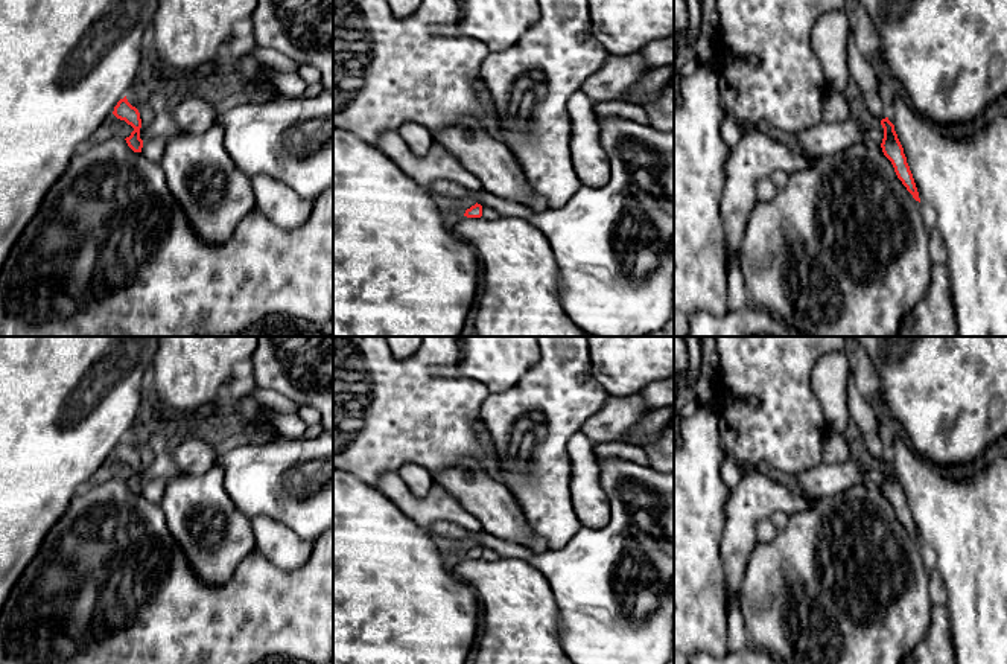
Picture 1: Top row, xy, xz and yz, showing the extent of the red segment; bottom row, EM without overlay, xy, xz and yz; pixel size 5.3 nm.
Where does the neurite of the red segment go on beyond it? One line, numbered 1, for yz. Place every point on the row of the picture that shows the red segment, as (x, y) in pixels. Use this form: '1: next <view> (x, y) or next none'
1: next none

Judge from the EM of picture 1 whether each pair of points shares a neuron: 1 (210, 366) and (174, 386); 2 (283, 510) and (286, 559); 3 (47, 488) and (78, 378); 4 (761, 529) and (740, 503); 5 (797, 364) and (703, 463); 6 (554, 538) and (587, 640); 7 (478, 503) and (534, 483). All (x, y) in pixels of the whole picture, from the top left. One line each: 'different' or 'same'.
1: same
2: different
3: same
4: different
5: different
6: different
7: different

